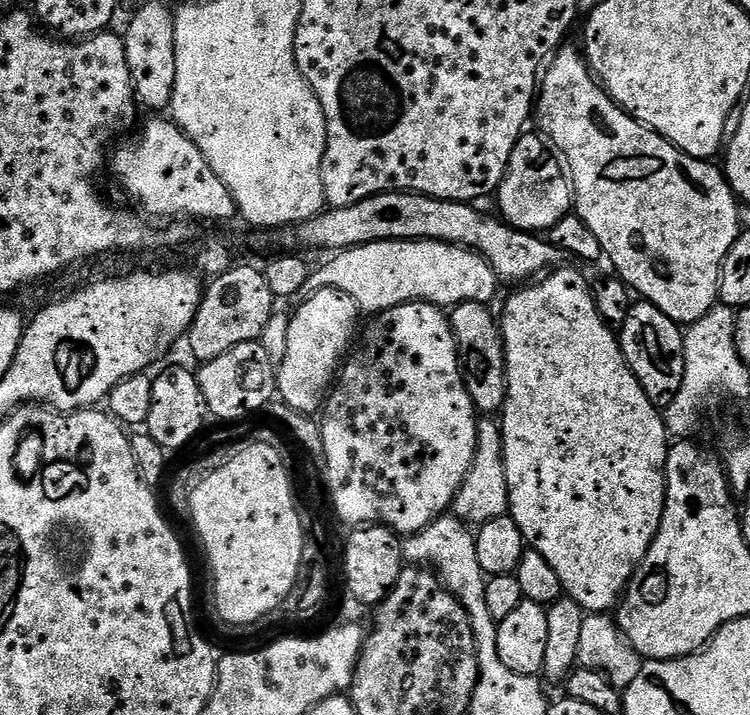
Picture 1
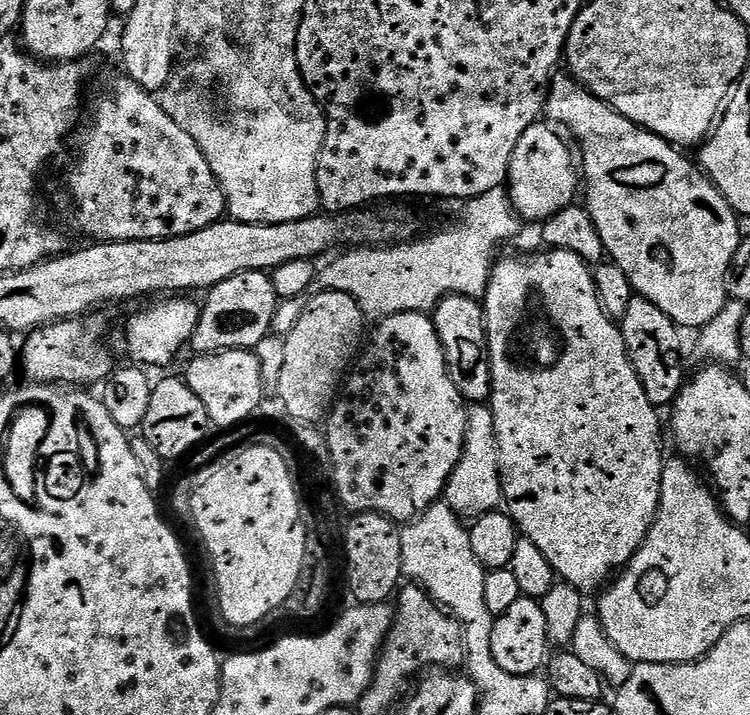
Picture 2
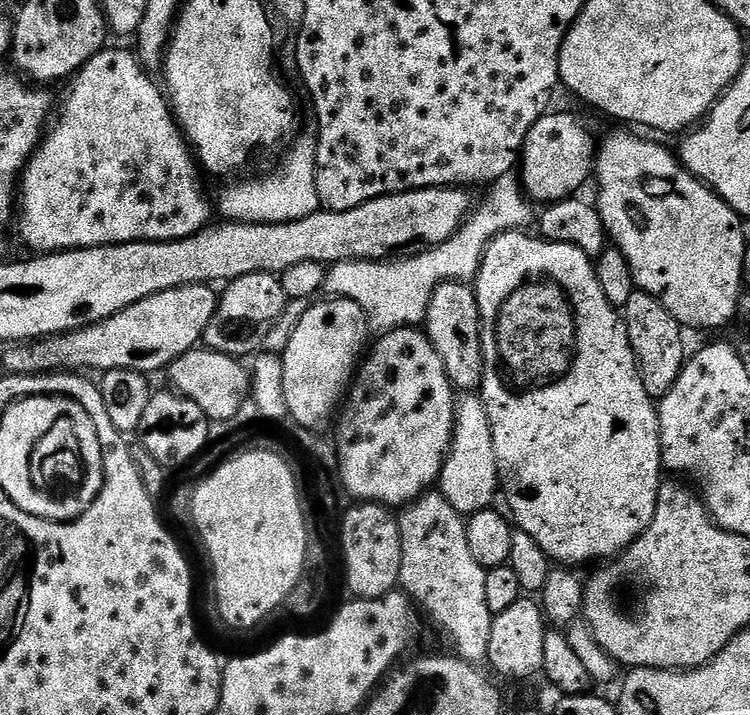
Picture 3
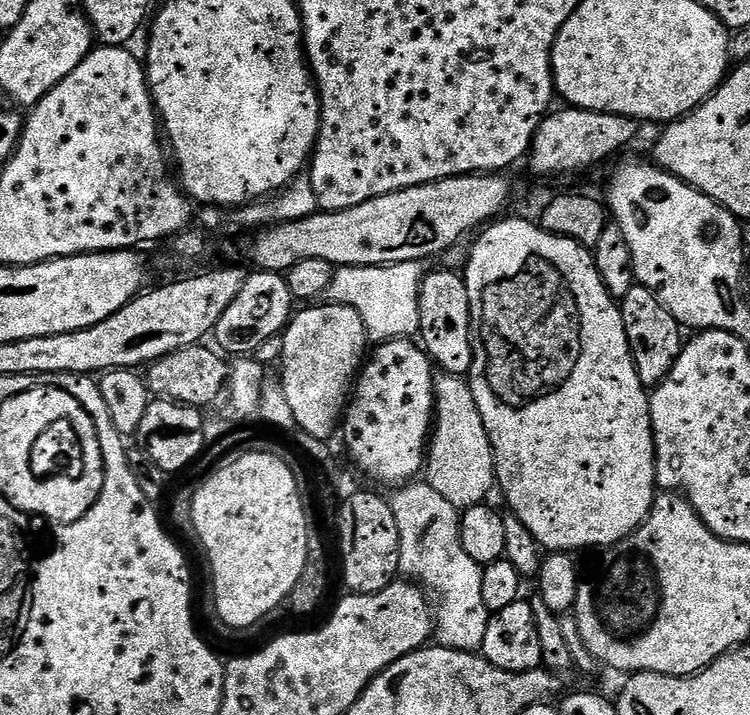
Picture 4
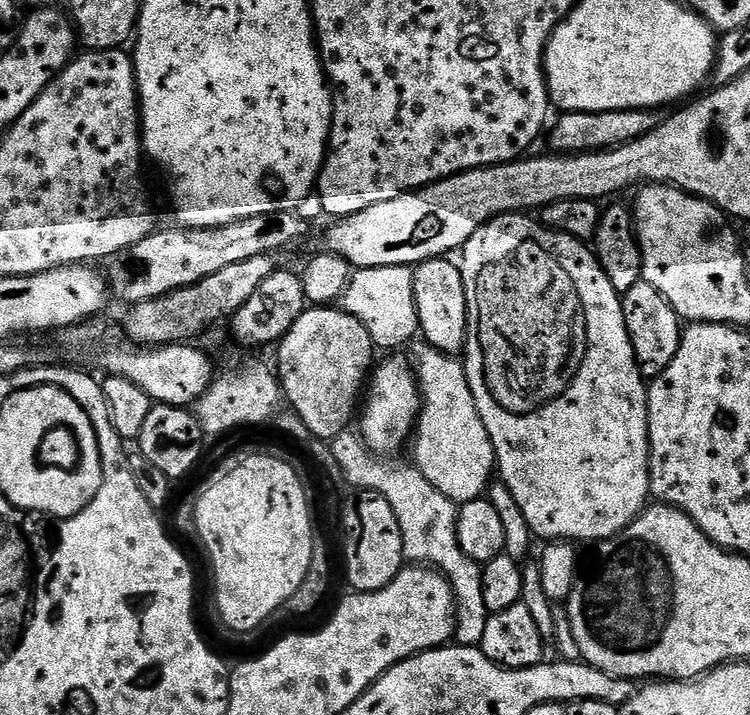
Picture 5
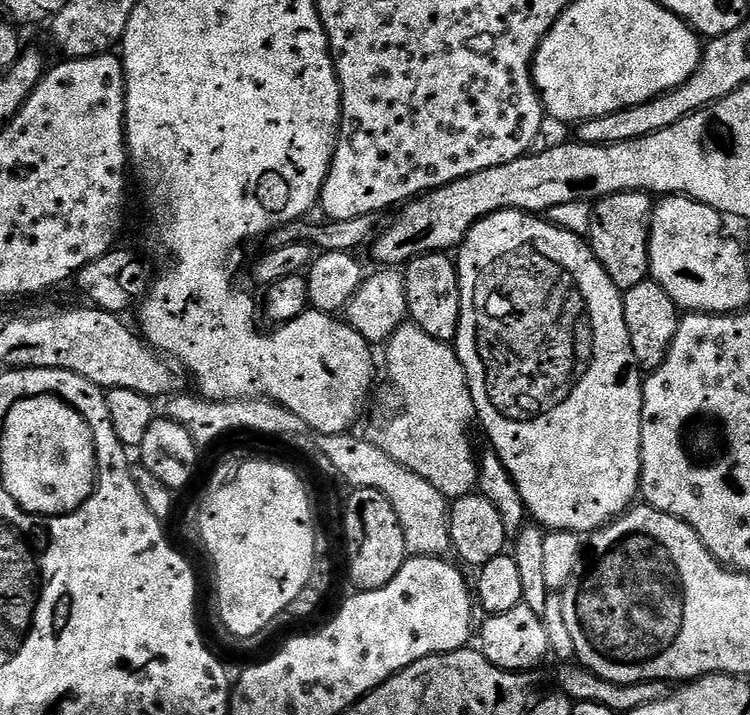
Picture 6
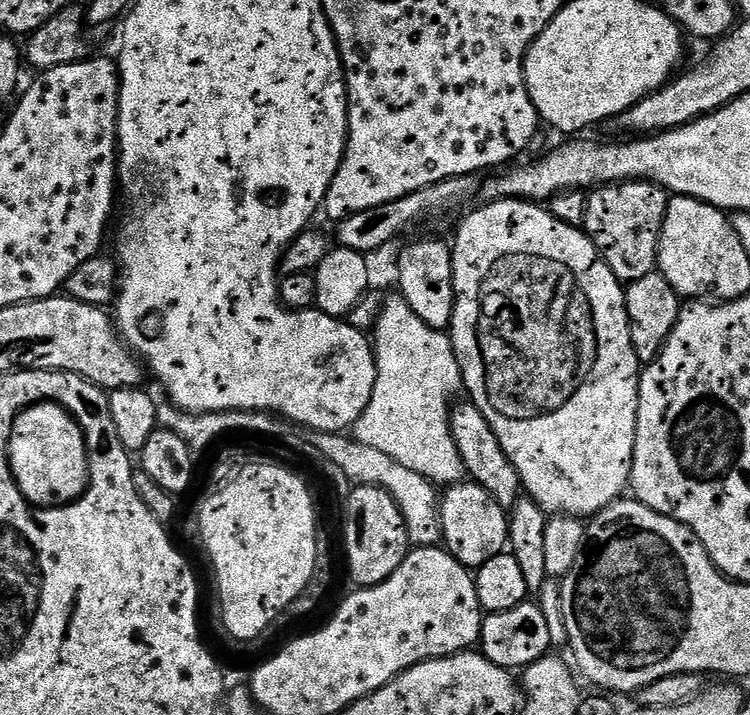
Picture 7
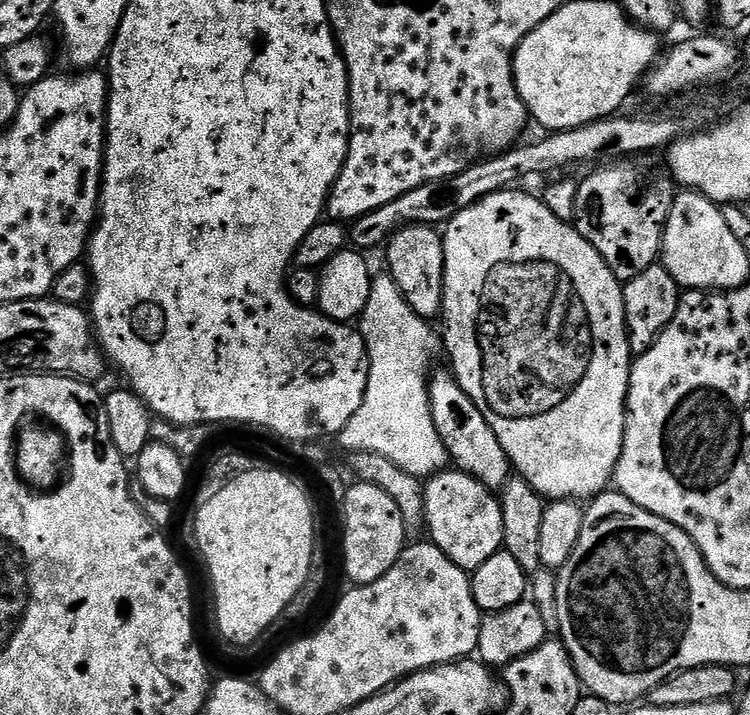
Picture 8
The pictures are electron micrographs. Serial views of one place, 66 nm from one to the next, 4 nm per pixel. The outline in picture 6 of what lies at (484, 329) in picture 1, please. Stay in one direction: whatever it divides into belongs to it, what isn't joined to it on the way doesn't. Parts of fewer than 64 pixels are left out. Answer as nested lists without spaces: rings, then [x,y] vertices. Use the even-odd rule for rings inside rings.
[[[442,252],[413,256],[402,272],[411,323],[426,330],[430,338],[445,342],[455,341],[460,321],[460,276],[456,272],[453,257],[450,257]]]

